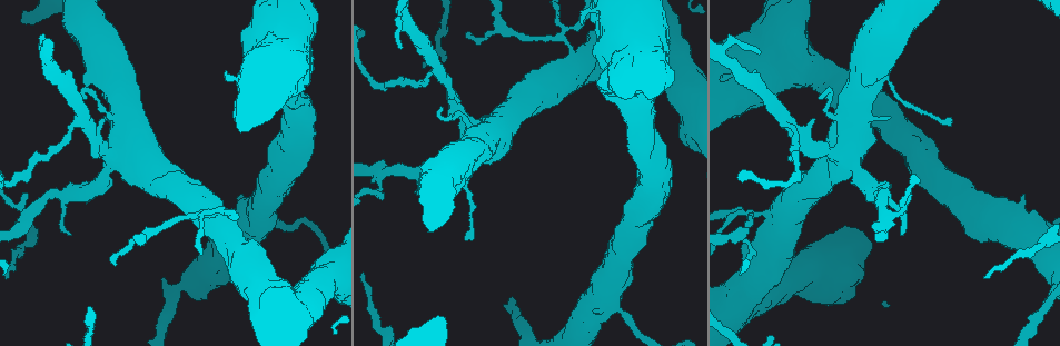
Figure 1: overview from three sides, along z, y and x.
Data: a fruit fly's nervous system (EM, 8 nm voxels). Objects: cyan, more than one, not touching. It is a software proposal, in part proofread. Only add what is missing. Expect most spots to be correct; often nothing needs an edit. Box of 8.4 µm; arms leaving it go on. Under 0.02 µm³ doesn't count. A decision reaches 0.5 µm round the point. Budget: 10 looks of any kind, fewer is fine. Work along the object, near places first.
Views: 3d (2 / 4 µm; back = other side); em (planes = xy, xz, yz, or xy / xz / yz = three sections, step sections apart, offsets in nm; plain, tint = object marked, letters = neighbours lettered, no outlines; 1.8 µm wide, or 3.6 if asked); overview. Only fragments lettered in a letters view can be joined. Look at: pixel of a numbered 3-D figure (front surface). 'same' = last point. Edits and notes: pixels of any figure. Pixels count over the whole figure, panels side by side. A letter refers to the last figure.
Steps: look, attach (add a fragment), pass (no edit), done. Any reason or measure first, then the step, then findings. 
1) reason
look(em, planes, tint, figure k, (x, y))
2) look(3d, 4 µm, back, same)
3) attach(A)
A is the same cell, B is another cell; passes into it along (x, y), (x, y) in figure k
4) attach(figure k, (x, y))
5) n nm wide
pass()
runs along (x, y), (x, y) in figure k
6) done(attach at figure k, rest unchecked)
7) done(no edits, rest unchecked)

tapers out
look(3d, 4 µm, figure 1, (401, 47))

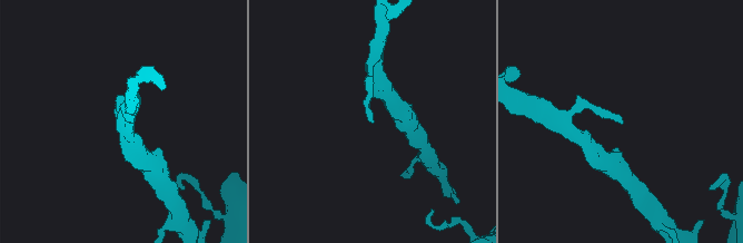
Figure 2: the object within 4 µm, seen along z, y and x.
look(em, xy, step 8, tint, figure 2, (371, 123))

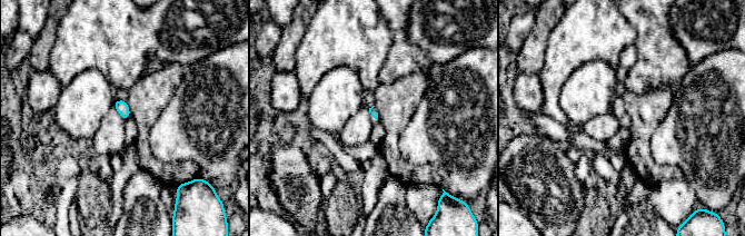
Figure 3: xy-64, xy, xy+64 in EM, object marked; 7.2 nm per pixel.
another direction
look(em, planes, letters, same)

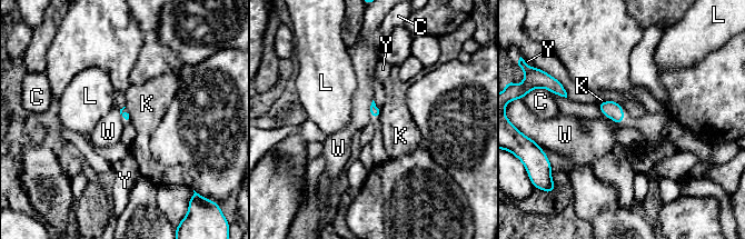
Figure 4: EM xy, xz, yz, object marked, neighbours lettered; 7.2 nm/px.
W touches over 130 nm
pass()
C, K, L, W and Y are other cells; border along (373, 99), (369, 116) in figure 4; none of them fits

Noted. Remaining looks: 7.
narrows sharply
look(em, 3.6 µm, xz, step 16, letters, figure 1, (116, 155))

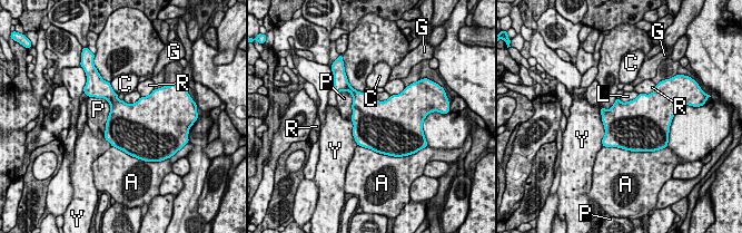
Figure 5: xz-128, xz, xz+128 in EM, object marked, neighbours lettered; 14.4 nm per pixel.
pass()
A, C, G, L, P, R and Y are other cells; no lettered fragment goes on from it

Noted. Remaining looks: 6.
abrupt turn
look(3d, 4 µm, figure 1, (740, 233))

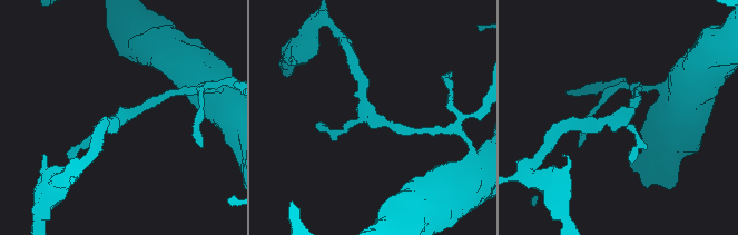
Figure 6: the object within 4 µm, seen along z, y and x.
look(em, planes, plain, figure 6, (622, 121))

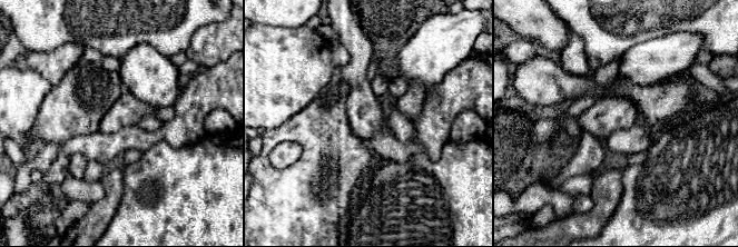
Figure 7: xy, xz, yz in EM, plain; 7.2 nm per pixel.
what lies round it
look(em, planes, letters, same)

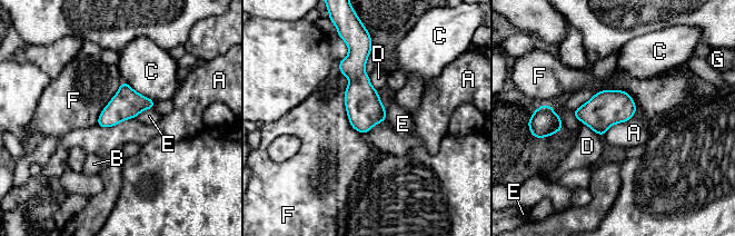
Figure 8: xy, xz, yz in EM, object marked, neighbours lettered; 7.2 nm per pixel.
pass()
A, B, C, D, E, F and G are other cells; border along (136, 117), (107, 127), (97, 125) in figure 8; no lettered fragment goes on from it

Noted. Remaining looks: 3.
sudden change in width
look(em, 3.6 µm, planes, tint, figure 1, (835, 79))

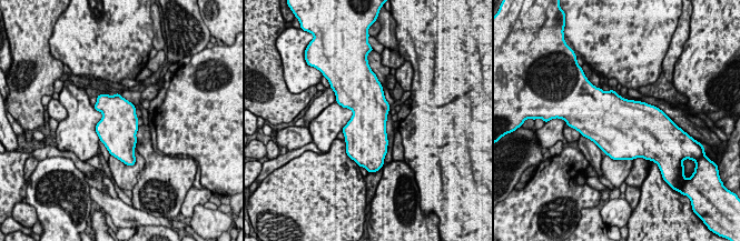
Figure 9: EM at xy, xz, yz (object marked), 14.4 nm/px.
what lies round it
look(em, 3.6 µm, planes, letters, same)

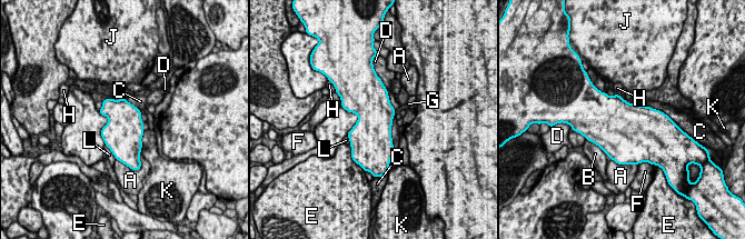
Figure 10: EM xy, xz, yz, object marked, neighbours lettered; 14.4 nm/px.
pass()
A, B, C, D, E, F, G, H, J, K and L are other cells; border along (140, 113), (142, 122) in figure 10; no lettered fragment goes on from it

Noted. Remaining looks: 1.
done(no edits, rest unchecked)

